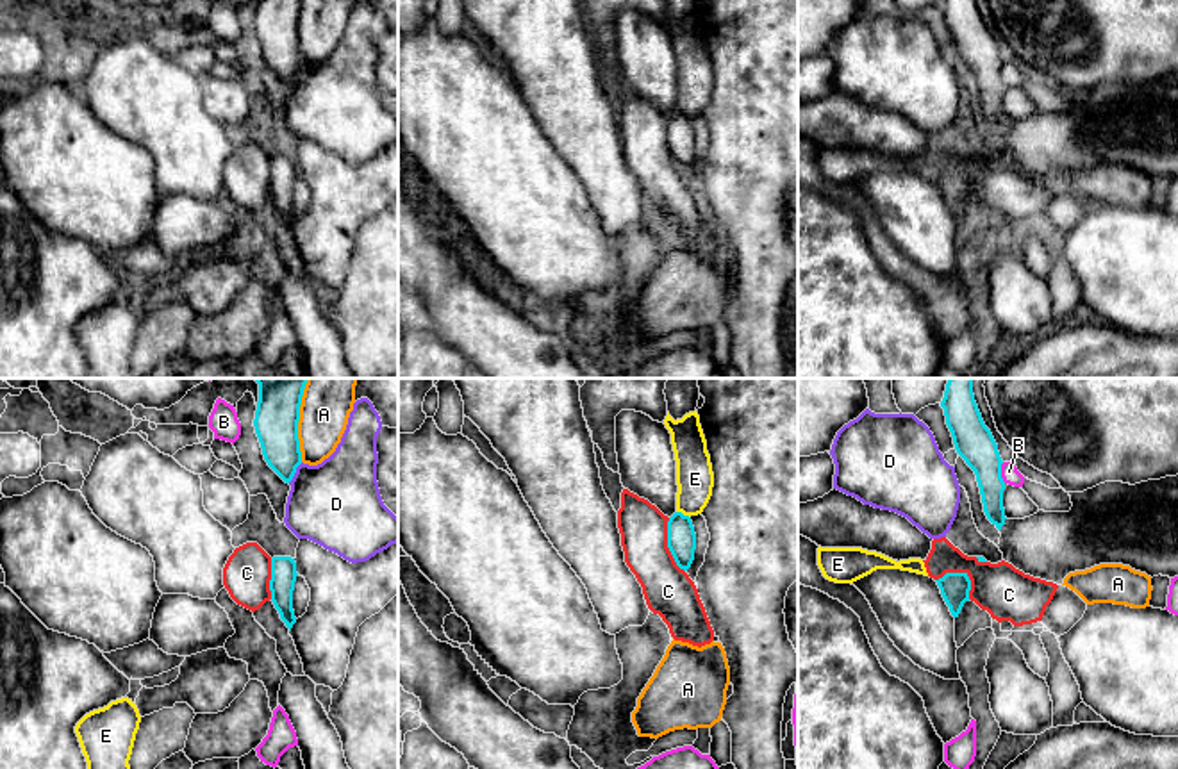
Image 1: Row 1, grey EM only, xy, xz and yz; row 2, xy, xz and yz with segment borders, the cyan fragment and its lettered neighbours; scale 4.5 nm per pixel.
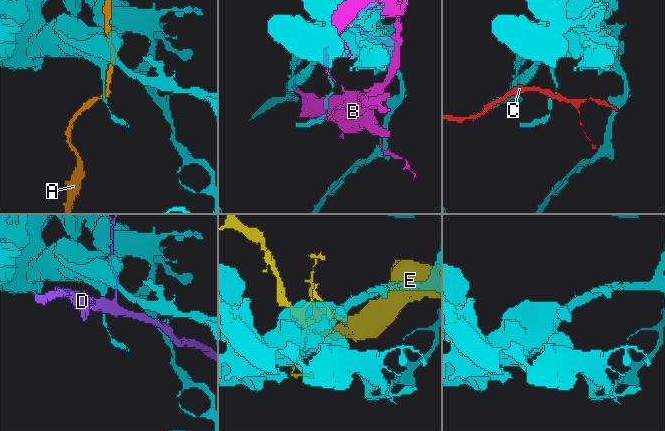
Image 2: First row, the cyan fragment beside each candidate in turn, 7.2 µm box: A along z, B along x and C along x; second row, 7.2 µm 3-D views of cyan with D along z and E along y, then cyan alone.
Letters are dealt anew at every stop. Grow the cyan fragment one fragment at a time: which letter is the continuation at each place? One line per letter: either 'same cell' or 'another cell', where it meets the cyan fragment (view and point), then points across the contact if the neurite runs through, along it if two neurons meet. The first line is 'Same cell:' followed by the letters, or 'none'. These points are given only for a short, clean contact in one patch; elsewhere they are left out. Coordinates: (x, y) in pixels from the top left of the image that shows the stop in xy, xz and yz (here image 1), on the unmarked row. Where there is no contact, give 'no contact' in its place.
Same cell: none
A: another cell | xy (297, 31)
B: another cell | yz (1000, 74)
C: another cell | yz (962, 173) | along yz (936, 181), (946, 173), (964, 173), (970, 181), (970, 198)
D: another cell | xy (295, 72)
E: another cell | xz (682, 115)

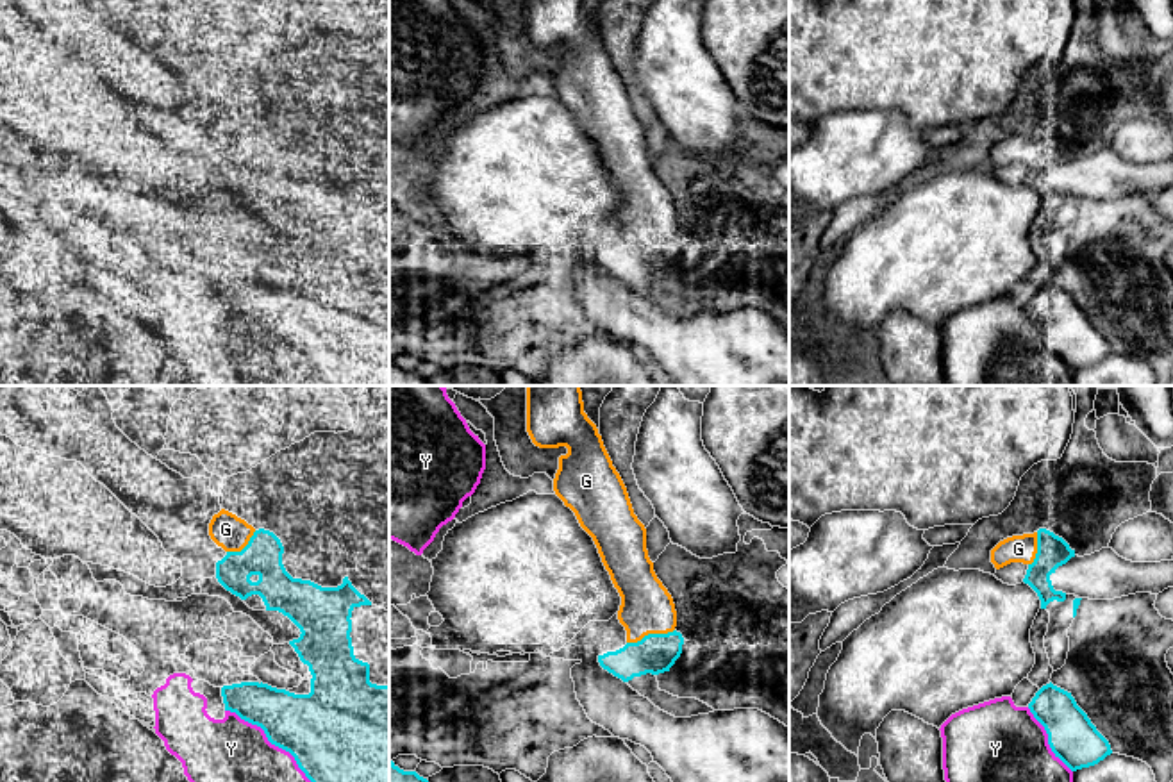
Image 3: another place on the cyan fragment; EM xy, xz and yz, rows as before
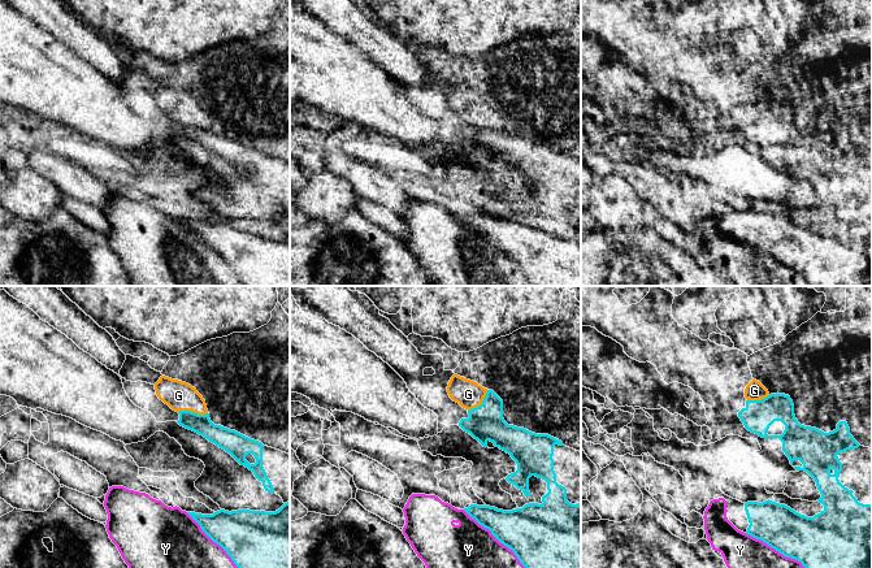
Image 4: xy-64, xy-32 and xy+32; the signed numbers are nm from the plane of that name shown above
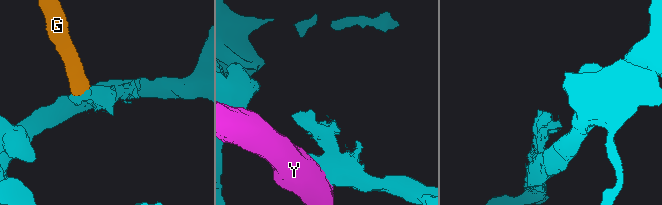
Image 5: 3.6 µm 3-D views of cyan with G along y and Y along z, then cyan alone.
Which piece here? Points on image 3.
Same cell: G
G: same cell | xz (650, 234)
Y: another cell | xy (272, 343)

